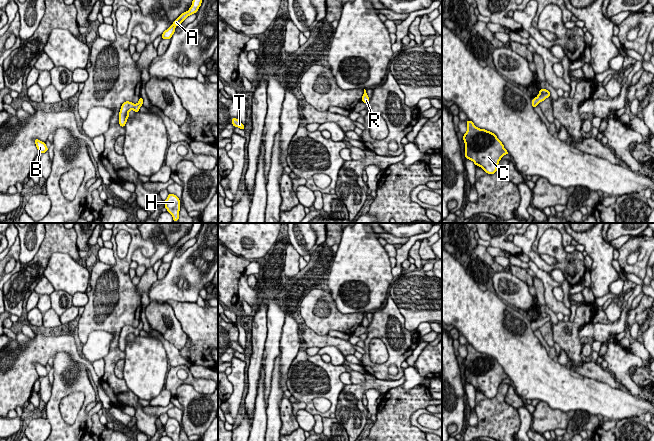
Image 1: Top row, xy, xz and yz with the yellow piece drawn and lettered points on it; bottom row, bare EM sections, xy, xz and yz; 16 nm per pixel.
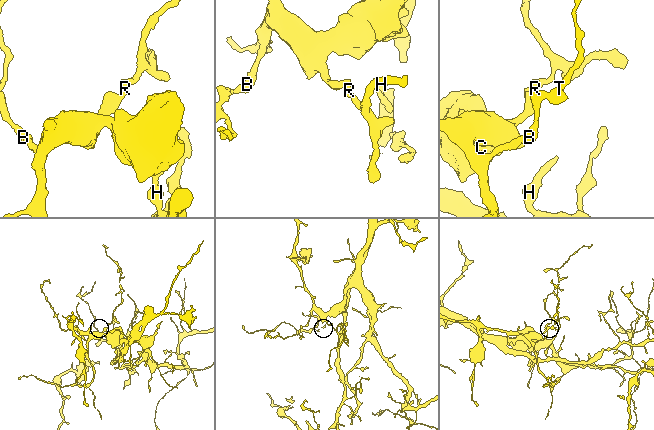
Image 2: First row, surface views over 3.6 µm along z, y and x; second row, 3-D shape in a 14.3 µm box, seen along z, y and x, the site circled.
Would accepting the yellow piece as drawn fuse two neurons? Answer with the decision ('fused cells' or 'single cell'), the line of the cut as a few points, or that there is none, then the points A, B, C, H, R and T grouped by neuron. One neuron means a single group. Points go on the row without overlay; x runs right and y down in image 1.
single cell; no cut; A B C H R T

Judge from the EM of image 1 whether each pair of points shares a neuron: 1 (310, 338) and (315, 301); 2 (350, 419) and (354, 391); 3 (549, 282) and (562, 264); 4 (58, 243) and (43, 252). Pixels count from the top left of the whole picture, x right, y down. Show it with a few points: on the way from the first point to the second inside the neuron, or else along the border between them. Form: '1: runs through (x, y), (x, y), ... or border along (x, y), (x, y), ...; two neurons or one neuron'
1: border along (307, 327), (317, 334), (327, 335); two neurons
2: runs through (350, 412), (350, 398); one neuron
3: border along (530, 259), (539, 268), (548, 273); two neurons
4: runs through (54, 243), (47, 248); one neuron

